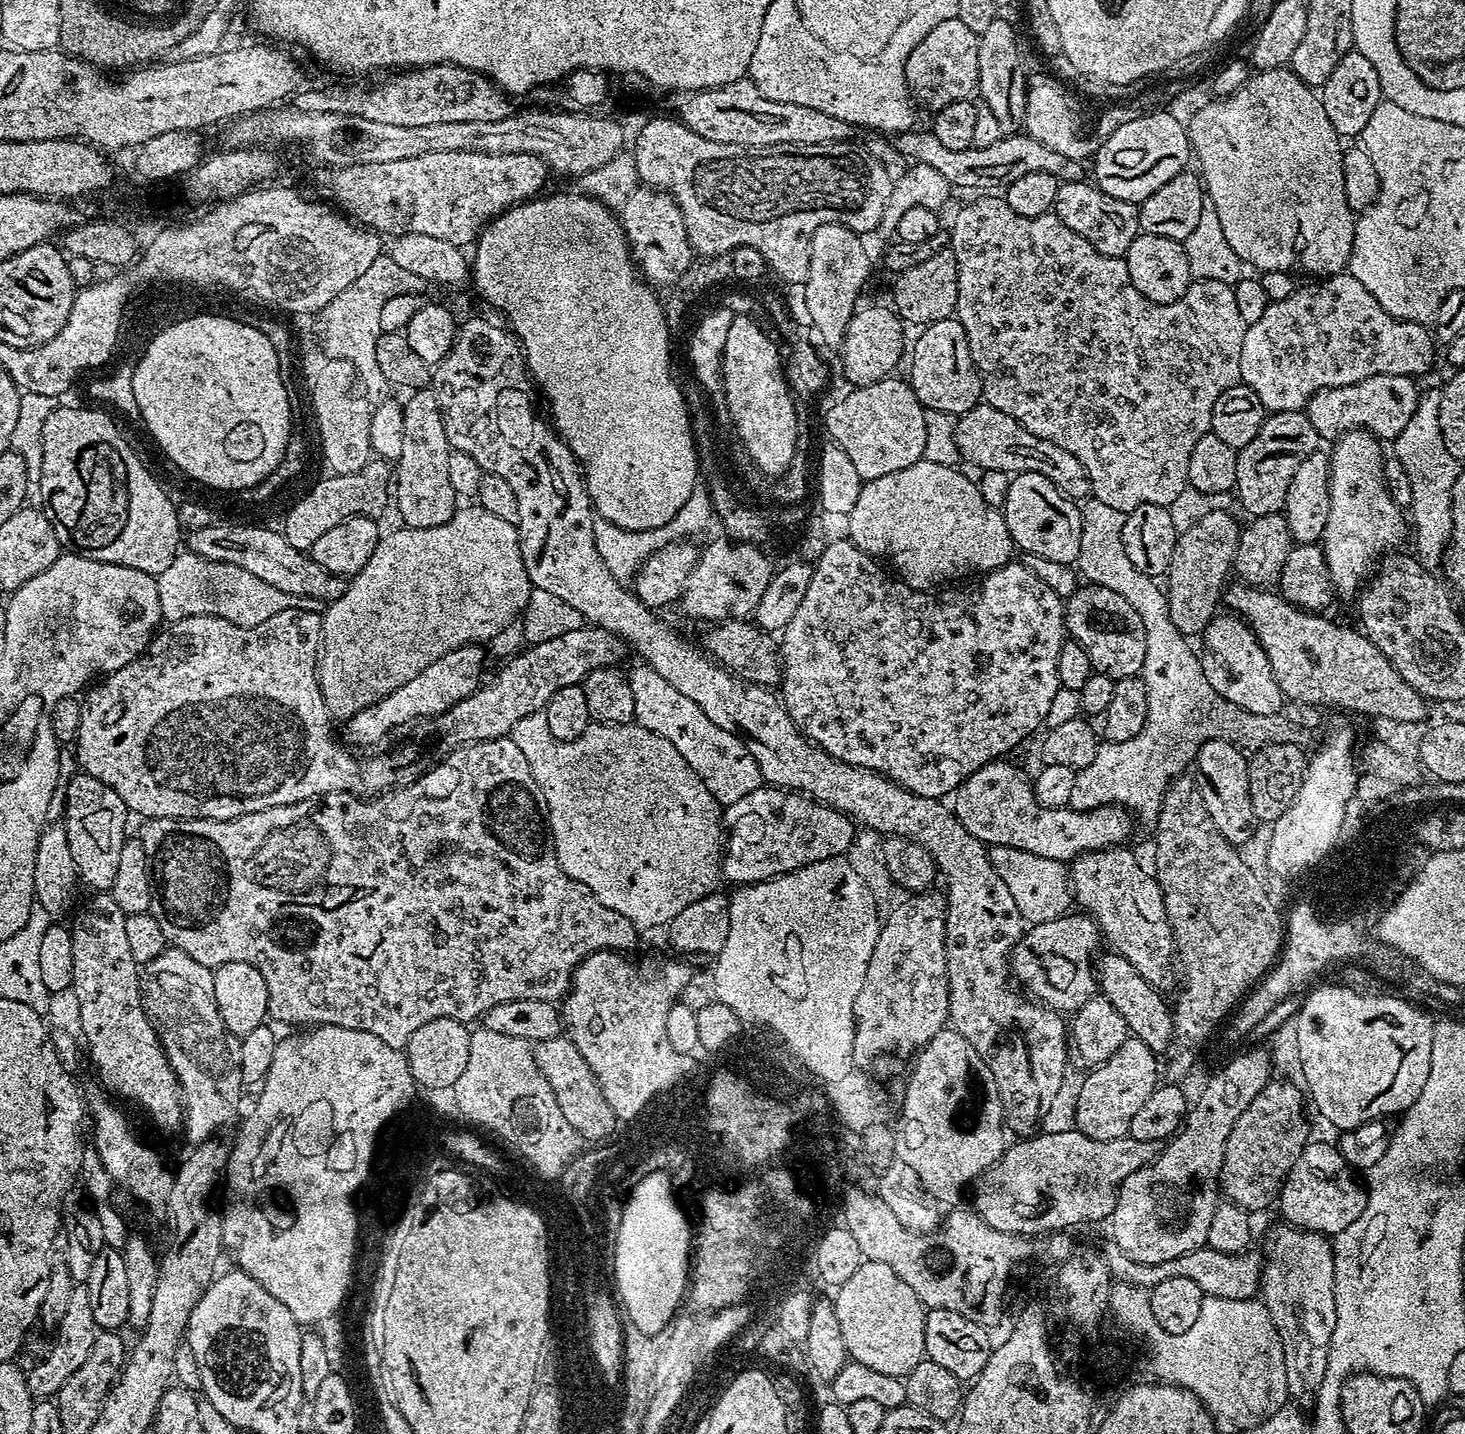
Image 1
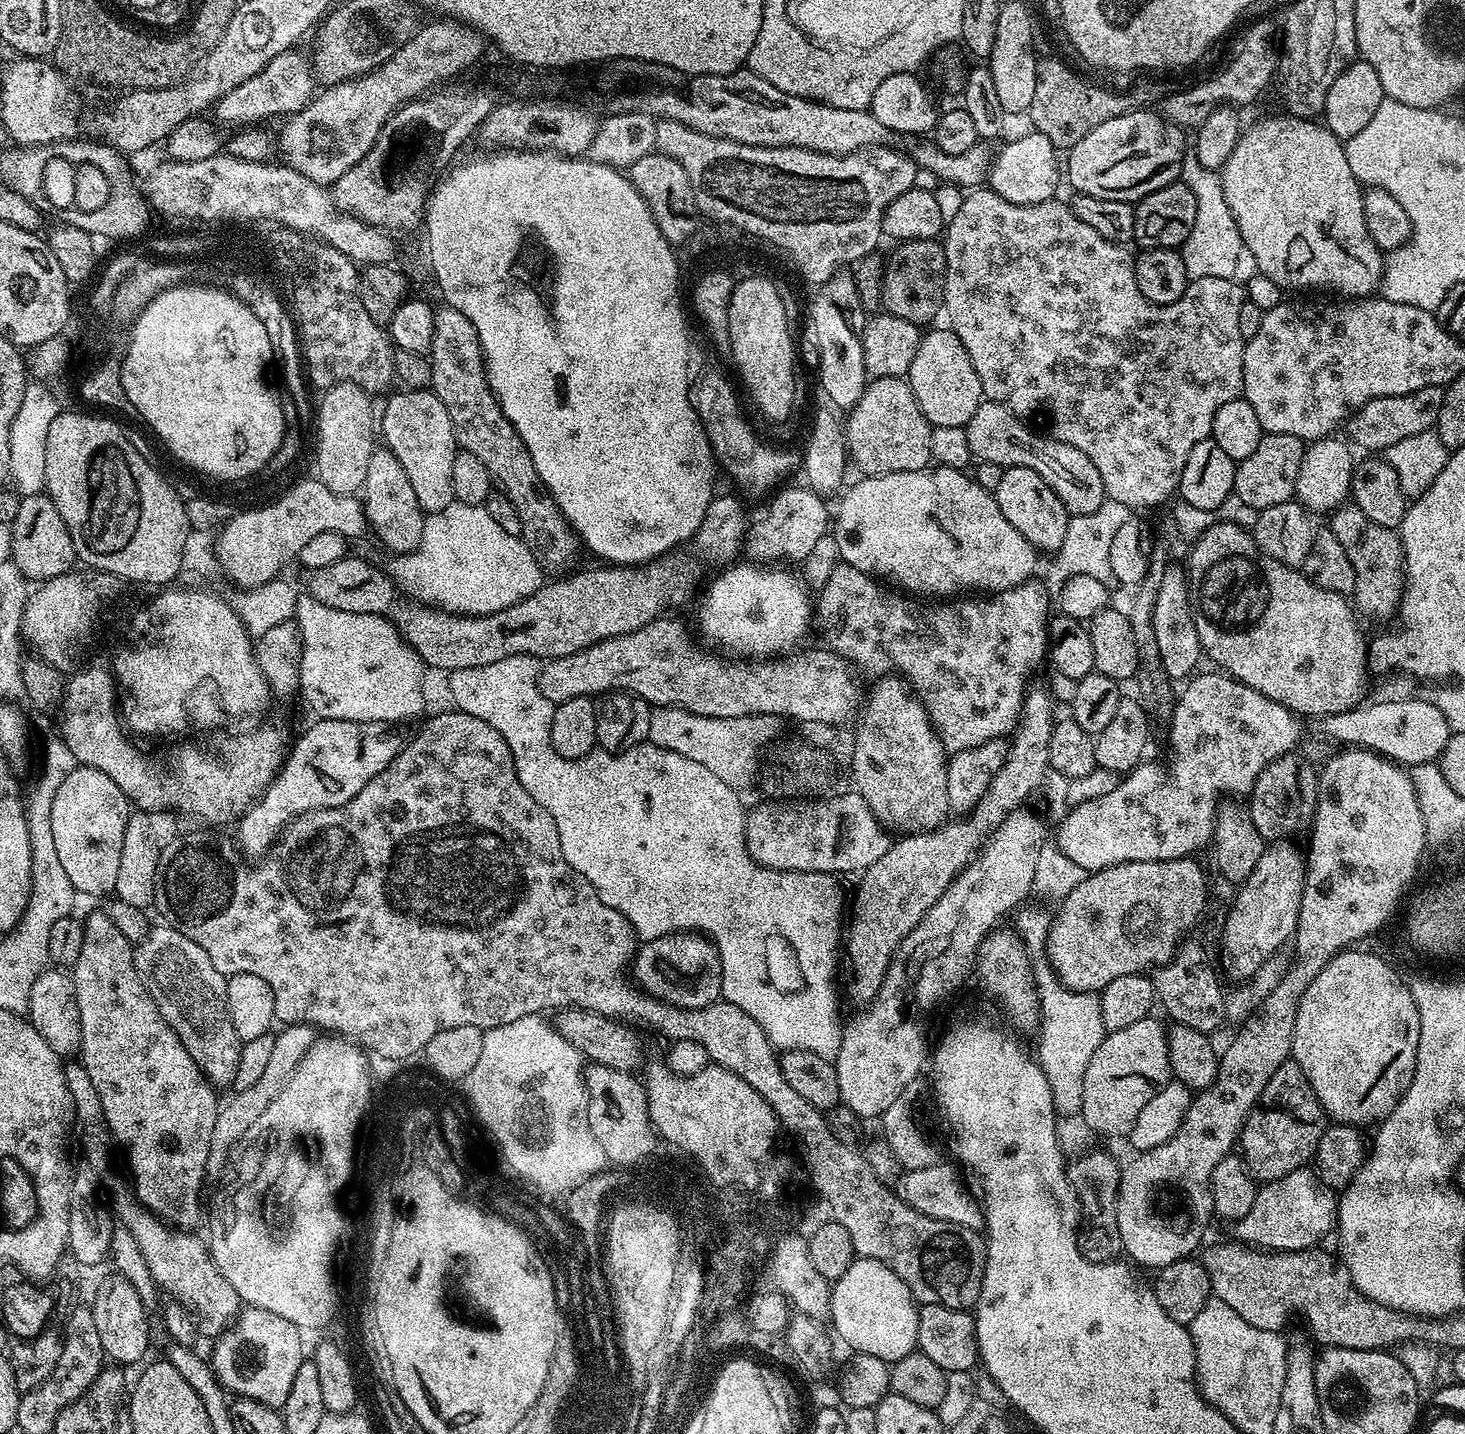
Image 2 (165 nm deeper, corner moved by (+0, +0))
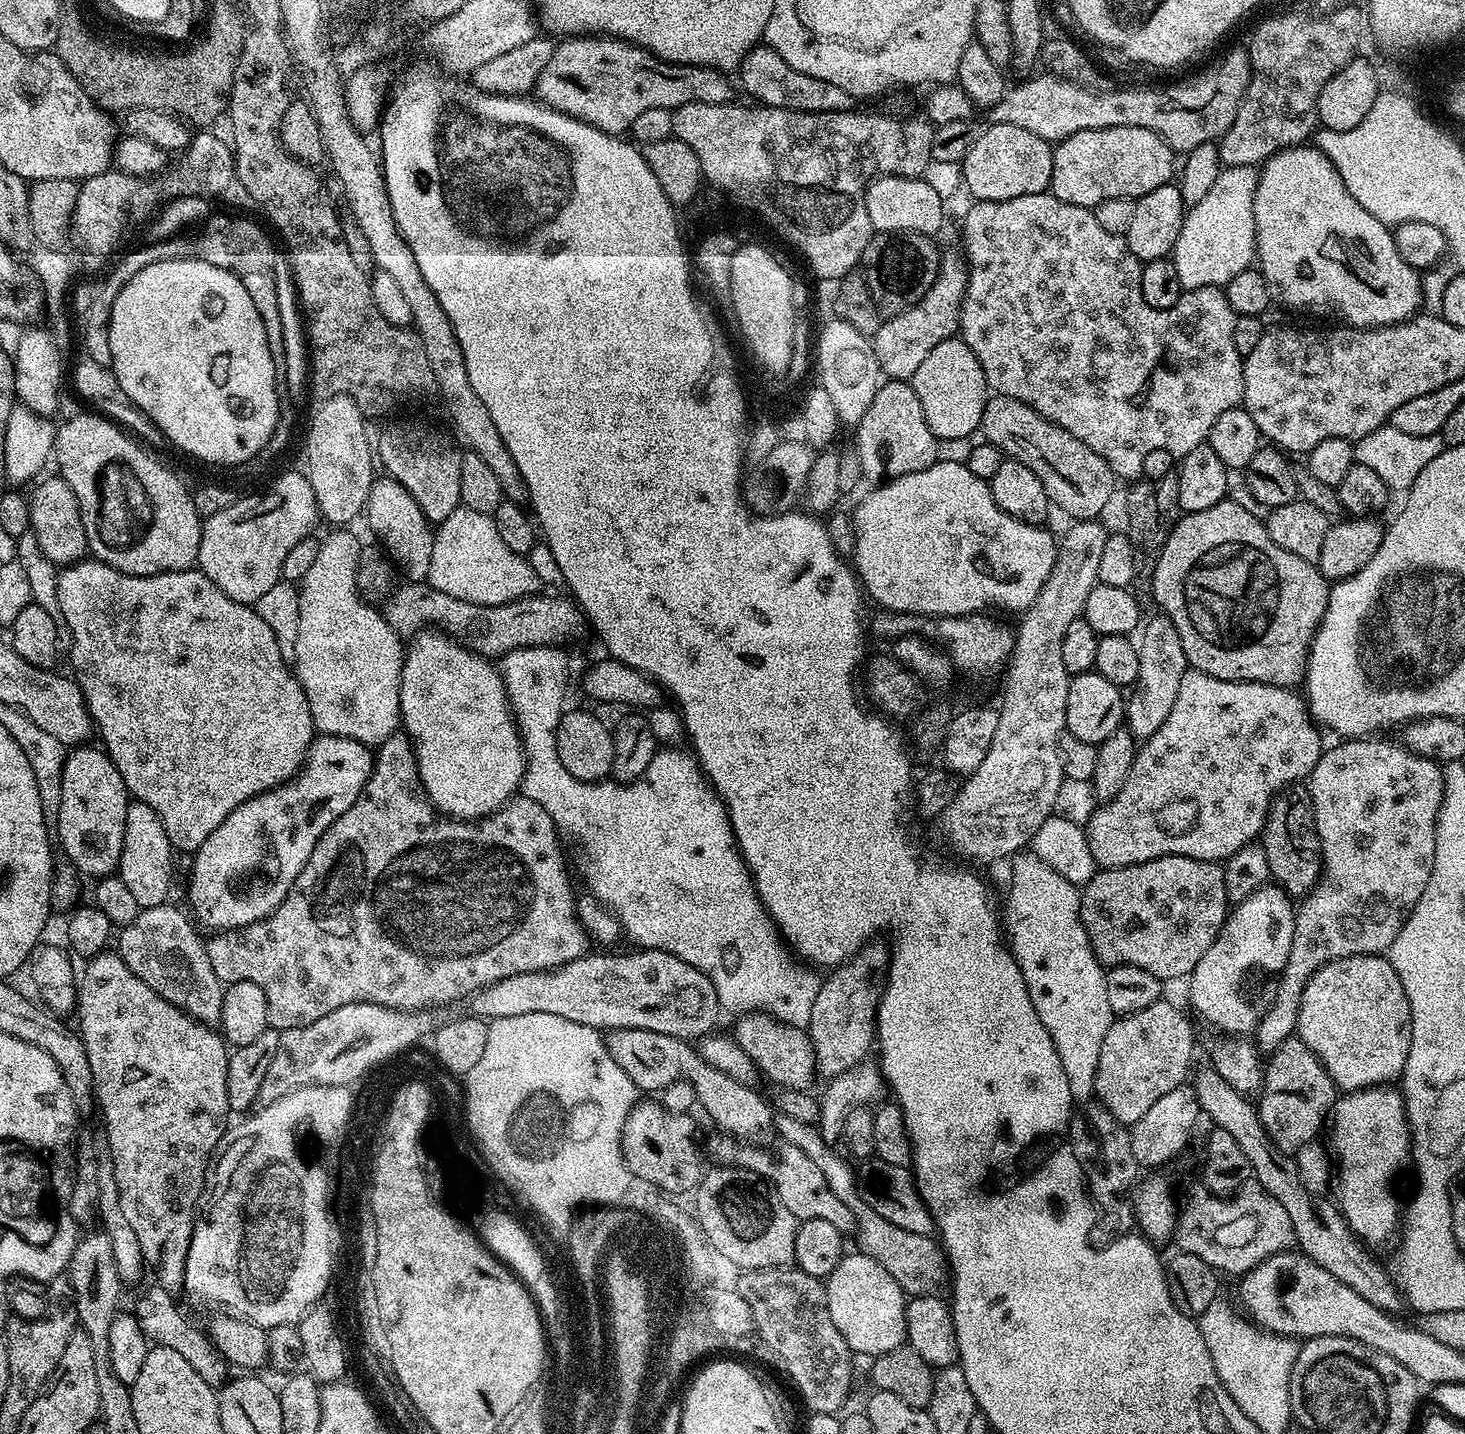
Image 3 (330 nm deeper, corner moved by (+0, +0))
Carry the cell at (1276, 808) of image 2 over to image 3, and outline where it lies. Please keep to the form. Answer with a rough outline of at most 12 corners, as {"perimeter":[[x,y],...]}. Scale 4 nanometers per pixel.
{"perimeter":[[1285,788],[1268,807],[1271,879],[1303,898],[1322,871],[1312,794]]}

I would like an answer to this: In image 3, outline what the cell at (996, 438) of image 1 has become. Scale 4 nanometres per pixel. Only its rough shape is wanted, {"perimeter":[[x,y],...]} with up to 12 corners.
{"perimeter":[[989,395],[979,431],[1076,520],[1113,499],[1110,466],[1074,434]]}

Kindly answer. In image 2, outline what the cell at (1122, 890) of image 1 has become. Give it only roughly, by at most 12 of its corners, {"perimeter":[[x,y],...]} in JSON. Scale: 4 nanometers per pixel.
{"perimeter":[[1196,940],[1151,977],[1169,1021],[1211,1034],[1225,989]]}

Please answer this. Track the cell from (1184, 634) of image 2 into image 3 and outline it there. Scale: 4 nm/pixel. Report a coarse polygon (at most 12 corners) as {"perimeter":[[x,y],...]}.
{"perimeter":[[1171,620],[1145,623],[1135,689],[1143,742],[1166,722],[1190,665]]}

